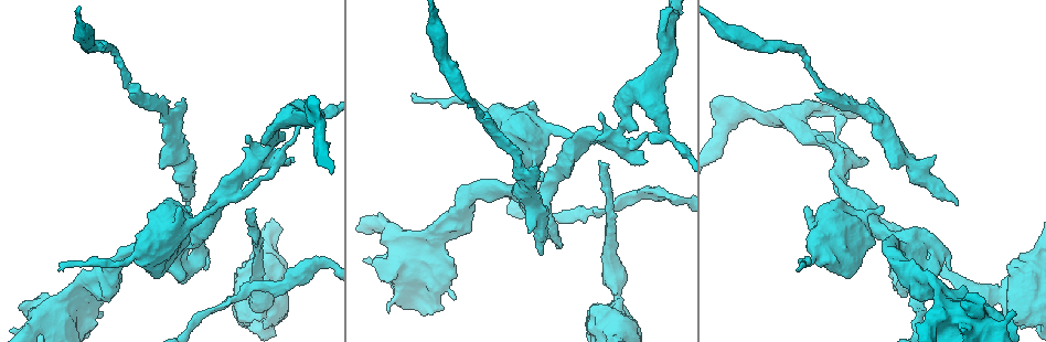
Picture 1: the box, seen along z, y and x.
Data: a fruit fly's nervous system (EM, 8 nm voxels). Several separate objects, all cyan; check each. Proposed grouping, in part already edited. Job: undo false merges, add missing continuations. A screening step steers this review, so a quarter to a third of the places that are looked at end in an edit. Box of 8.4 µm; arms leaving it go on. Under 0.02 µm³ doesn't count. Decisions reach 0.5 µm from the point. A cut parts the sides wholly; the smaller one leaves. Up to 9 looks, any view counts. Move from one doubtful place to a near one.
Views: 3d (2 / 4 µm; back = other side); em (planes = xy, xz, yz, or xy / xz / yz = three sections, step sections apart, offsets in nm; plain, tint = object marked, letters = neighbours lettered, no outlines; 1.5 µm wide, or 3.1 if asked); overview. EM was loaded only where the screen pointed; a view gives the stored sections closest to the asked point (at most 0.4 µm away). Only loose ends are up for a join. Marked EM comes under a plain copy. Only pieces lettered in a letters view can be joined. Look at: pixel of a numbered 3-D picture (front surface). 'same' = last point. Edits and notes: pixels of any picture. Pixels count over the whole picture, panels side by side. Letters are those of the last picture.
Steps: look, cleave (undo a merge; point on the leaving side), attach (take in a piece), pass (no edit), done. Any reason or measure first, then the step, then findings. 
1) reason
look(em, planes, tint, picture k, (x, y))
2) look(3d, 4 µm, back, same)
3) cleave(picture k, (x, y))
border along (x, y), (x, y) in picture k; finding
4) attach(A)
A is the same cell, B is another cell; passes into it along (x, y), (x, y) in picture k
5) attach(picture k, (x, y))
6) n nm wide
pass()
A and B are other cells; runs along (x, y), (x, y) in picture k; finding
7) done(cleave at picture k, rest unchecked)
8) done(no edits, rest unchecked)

an open end
look(3d, 4 µm, picture 1, (542, 255))

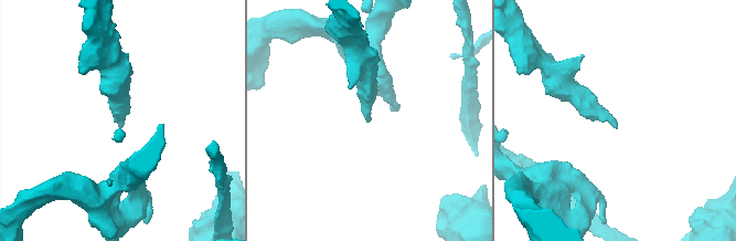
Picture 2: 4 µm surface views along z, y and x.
look(em, planes, tint, picture 2, (616, 126))

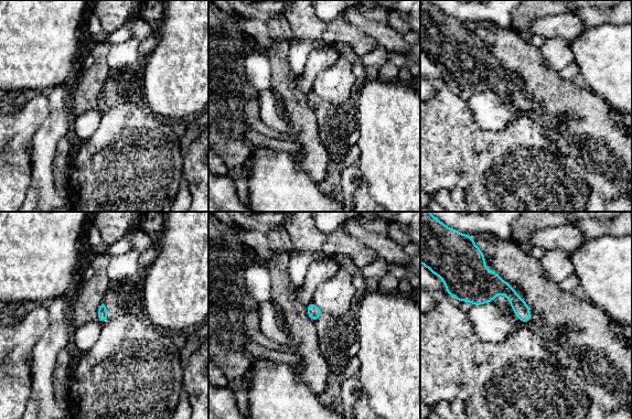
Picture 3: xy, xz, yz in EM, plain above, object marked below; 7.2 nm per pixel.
look(em, planes, letters, same)

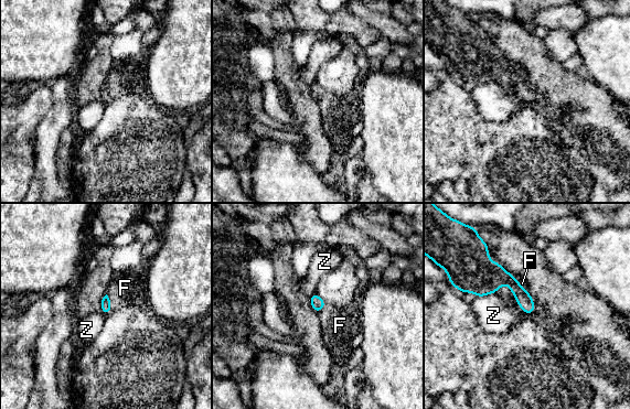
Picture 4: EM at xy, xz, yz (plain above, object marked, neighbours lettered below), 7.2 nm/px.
attach(F)
F is the same cell, Z is another cell; passes into it along (106, 309), (109, 302), (125, 288) in picture 4; the cell continues

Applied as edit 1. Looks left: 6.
look(overview)

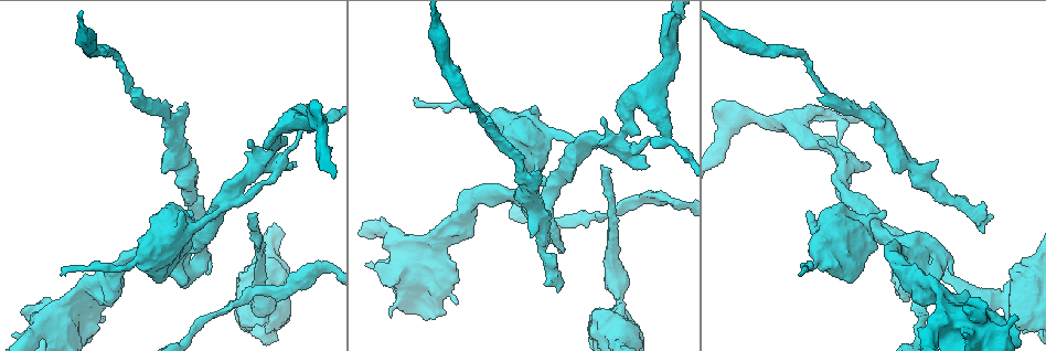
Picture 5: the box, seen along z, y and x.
sharp bend
look(3d, 2 µm, picture 5, (323, 264))

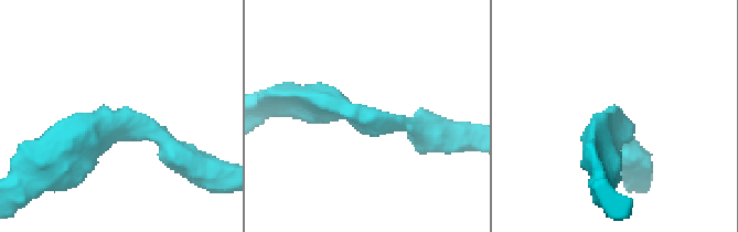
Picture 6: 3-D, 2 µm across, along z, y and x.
shape alone is not enough
look(em, planes, letters, picture 6, (362, 117))

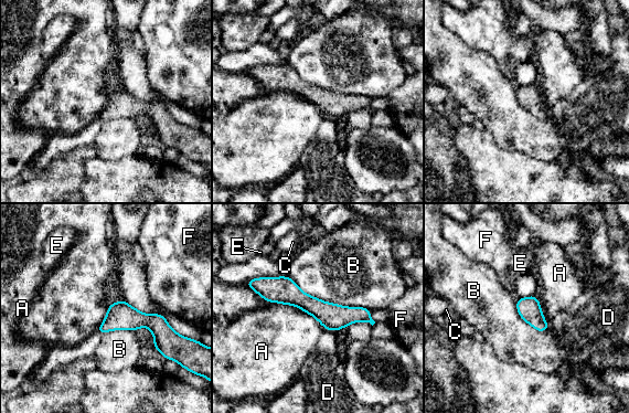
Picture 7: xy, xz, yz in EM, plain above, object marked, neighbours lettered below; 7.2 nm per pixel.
170 nm wide
pass()
A, B, C, D, E and F are other cells; runs along (257, 284), (329, 315), (368, 318) in picture 7; continuous, no second cell

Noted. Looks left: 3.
calibre changes
look(em, yz, step 8, letters, picture 5, (40, 329))

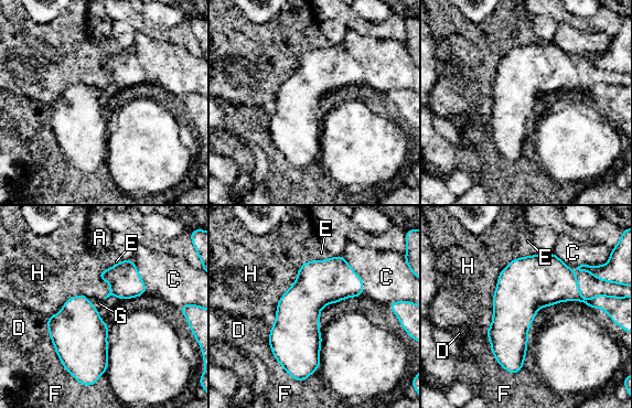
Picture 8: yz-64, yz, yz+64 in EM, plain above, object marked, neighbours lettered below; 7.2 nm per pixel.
pass()
A, C, D, E, F, G and H are other cells; border along (526, 256), (501, 271), (485, 331) in picture 8; one cell here

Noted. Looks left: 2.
done(attach at picture 4, rest unchecked)

